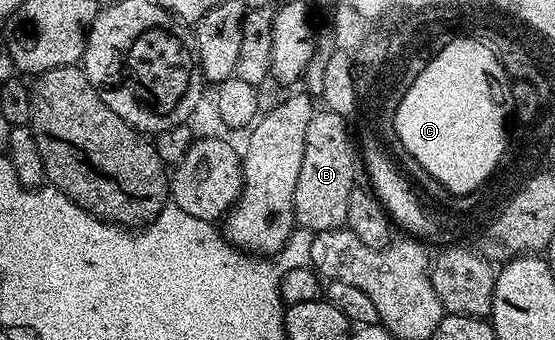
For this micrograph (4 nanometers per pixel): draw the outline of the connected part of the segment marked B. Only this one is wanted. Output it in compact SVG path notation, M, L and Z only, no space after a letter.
M328 110L318 111L311 118L311 126L307 126L307 142L303 150L303 166L299 166L299 182L295 182L295 202L293 215L301 228L313 232L330 232L332 228L340 228L347 218L347 198L351 198L355 187L357 172L359 176L359 160L353 157L355 140L349 137L346 117Z

